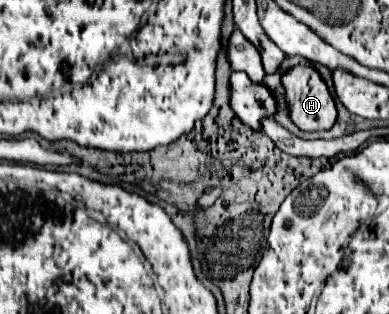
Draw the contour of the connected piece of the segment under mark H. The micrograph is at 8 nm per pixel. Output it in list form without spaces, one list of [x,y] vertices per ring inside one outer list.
[[[310,64],[306,66],[296,66],[292,68],[290,72],[286,72],[282,76],[282,84],[286,88],[286,98],[288,98],[288,106],[290,106],[290,118],[294,120],[294,124],[300,128],[300,130],[308,130],[308,132],[314,132],[314,130],[330,130],[336,122],[336,116],[338,116],[338,110],[336,110],[336,104],[334,104],[334,98],[326,86],[326,82],[322,80],[322,76],[318,74],[318,70]]]

